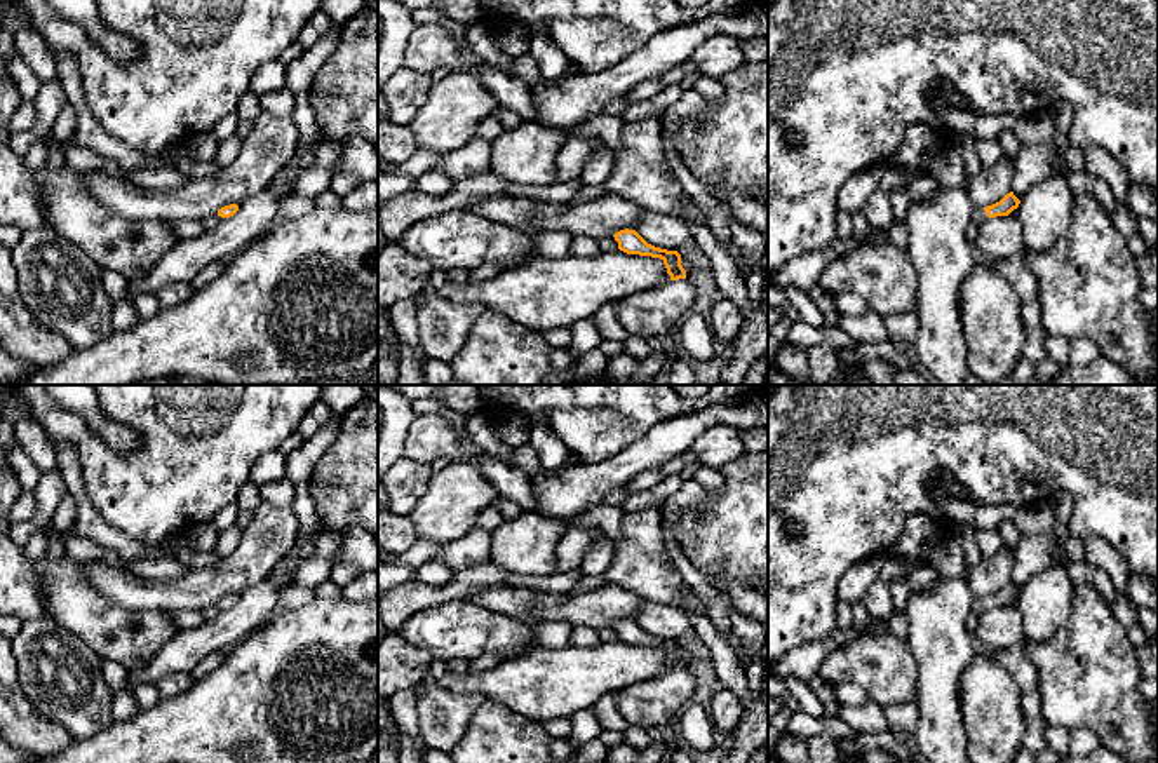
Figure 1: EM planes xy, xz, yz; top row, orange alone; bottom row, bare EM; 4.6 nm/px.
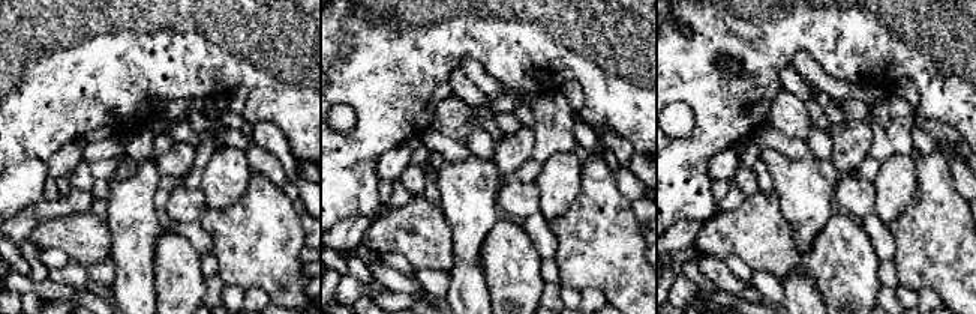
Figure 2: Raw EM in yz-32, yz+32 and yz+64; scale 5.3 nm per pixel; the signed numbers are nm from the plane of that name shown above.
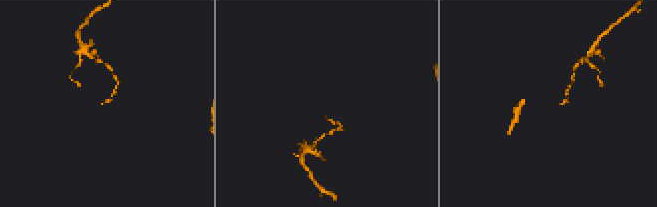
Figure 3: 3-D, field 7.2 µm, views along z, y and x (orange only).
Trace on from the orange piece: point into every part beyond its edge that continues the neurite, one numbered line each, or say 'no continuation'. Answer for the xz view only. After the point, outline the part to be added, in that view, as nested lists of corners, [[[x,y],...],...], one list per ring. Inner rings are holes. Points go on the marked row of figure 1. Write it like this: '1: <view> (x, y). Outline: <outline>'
no continuation

